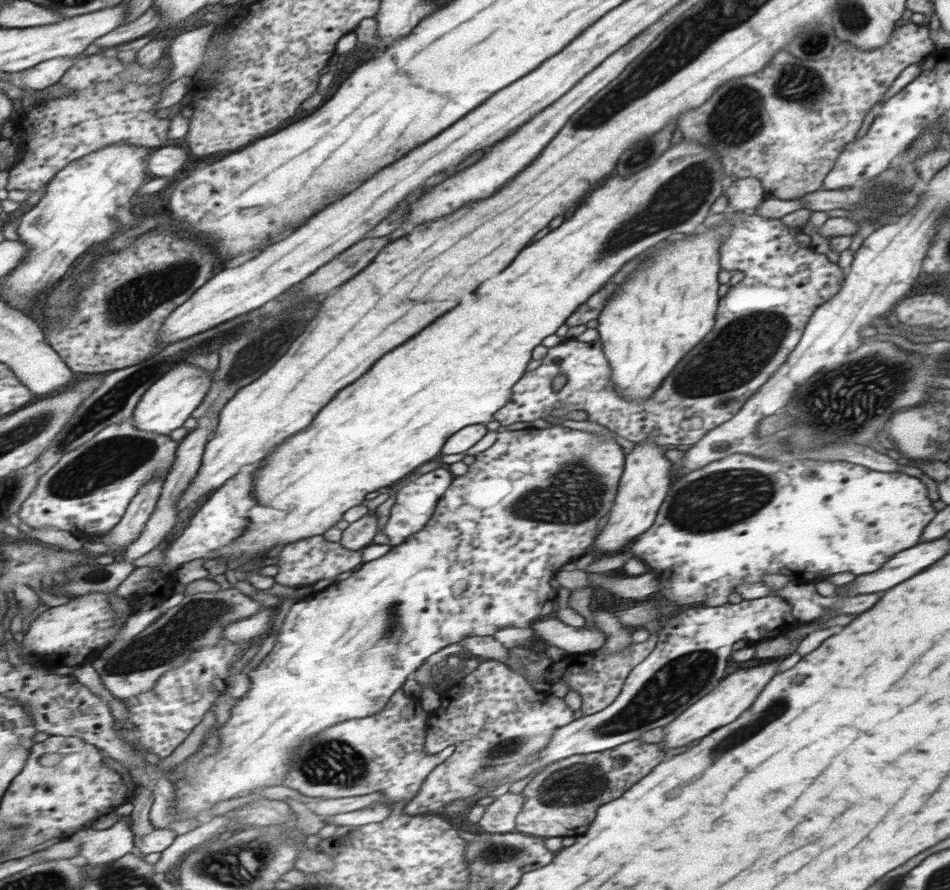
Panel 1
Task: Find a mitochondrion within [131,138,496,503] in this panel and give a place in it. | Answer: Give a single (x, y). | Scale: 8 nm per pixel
(247, 358)

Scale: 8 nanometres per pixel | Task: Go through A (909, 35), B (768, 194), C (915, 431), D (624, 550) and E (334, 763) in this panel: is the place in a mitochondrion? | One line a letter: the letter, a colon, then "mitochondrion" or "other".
A: other
B: other
C: mitochondrion
D: other
E: mitochondrion

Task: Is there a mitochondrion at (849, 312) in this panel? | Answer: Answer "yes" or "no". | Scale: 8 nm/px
no

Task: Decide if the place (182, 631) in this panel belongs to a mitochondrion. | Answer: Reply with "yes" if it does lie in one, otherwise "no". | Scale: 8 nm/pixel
yes

